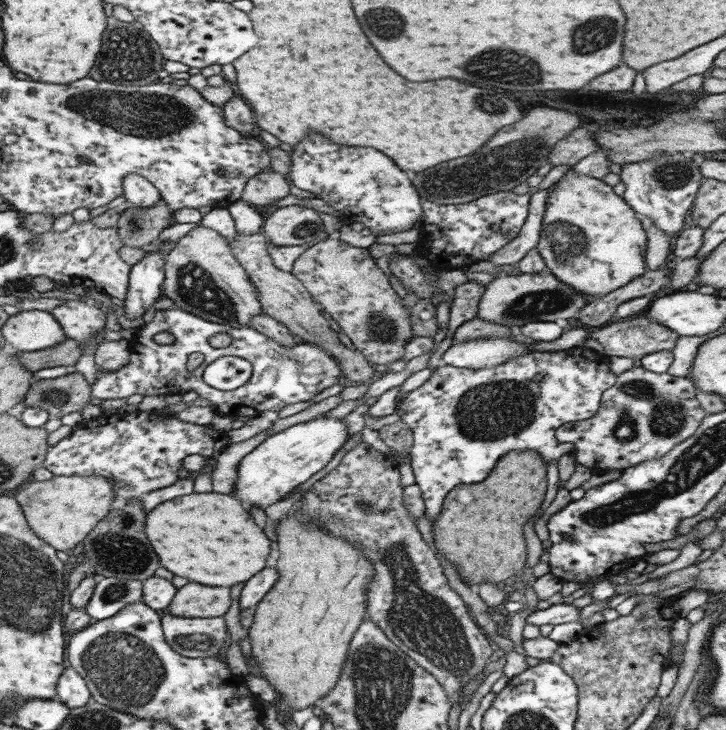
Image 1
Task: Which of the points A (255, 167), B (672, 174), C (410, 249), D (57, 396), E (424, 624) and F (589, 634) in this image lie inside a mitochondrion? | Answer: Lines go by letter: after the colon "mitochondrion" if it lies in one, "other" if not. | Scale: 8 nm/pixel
A: other
B: mitochondrion
C: other
D: mitochondrion
E: mitochondrion
F: other

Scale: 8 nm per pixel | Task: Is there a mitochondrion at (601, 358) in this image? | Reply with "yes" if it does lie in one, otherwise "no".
no

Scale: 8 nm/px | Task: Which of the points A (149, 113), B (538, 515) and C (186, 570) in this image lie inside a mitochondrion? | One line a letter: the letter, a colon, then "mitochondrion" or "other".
A: mitochondrion
B: other
C: other

